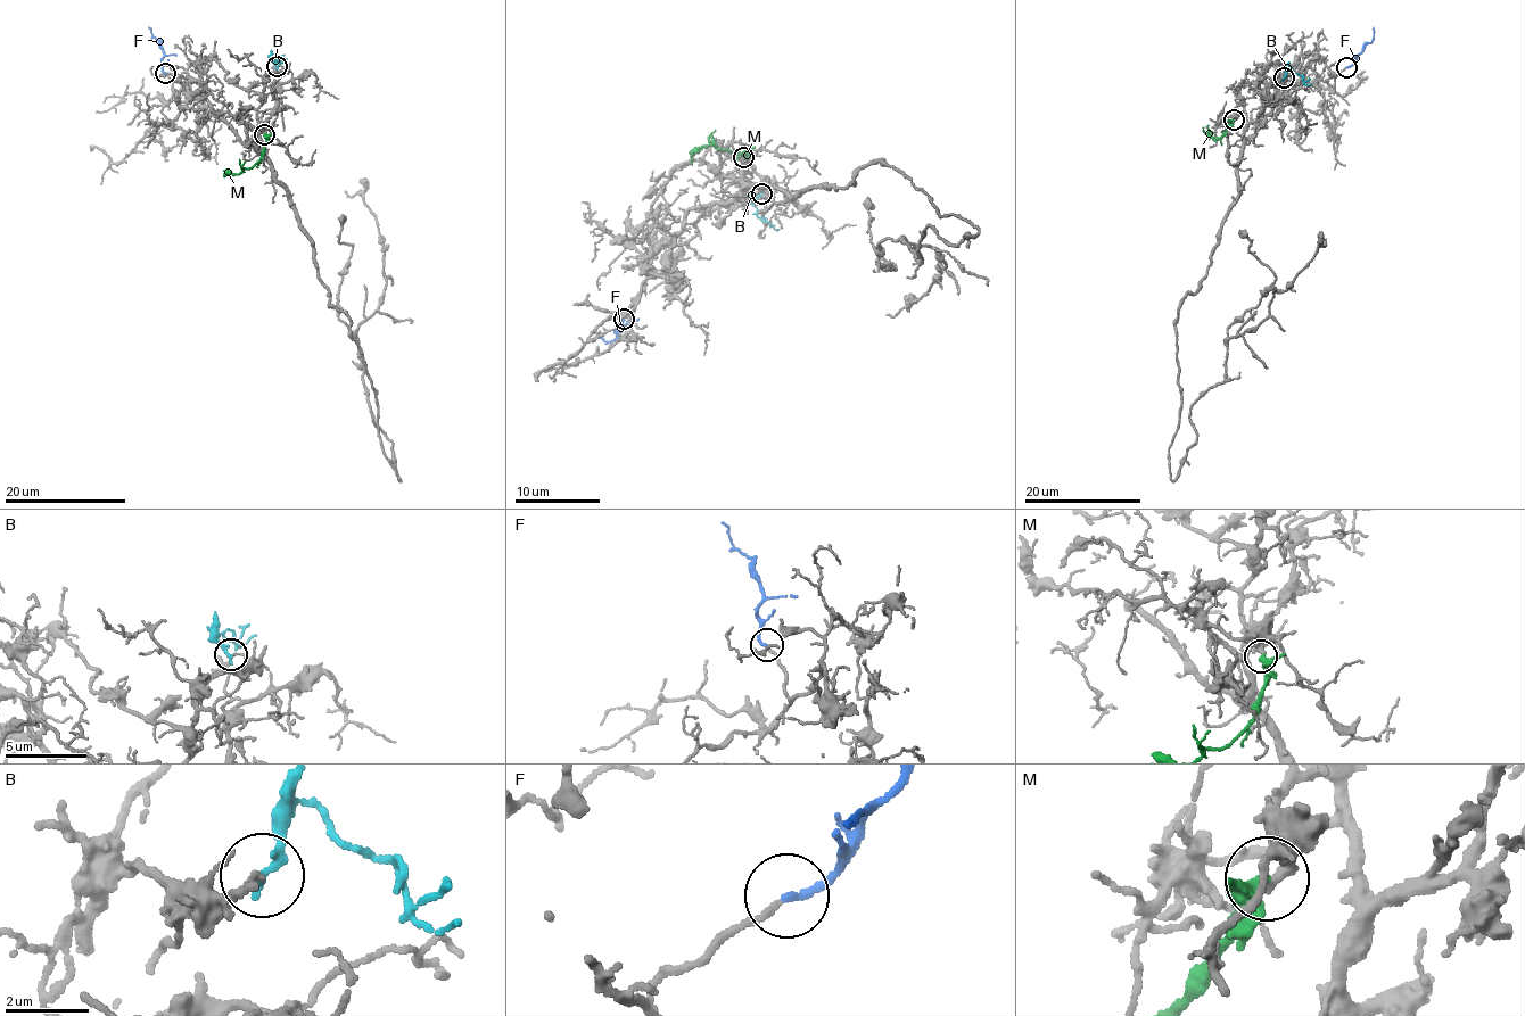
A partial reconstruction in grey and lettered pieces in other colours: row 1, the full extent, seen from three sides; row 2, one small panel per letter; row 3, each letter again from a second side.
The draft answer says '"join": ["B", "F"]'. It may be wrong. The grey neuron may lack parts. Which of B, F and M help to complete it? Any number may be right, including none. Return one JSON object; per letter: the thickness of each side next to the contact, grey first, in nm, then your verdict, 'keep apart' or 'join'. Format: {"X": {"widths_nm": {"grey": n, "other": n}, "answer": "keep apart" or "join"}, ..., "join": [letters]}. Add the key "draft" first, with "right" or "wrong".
{"draft": "wrong", "B": {"widths_nm": {"grey": 130, "other": 260}, "answer": "keep apart"}, "F": {"widths_nm": {"grey": 140, "other": 170}, "answer": "join"}, "M": {"widths_nm": {"grey": 320, "other": 320}, "answer": "keep apart"}, "join": ["F"]}

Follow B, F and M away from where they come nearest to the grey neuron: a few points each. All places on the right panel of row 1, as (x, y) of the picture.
B: (1284, 77), (1291, 67), (1310, 84)
F: (1346, 67), (1370, 43), (1374, 27)
M: (1234, 120), (1217, 139), (1206, 137), (1217, 138)

